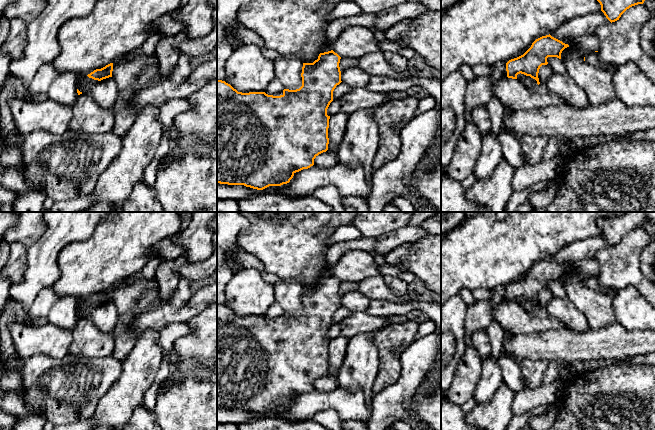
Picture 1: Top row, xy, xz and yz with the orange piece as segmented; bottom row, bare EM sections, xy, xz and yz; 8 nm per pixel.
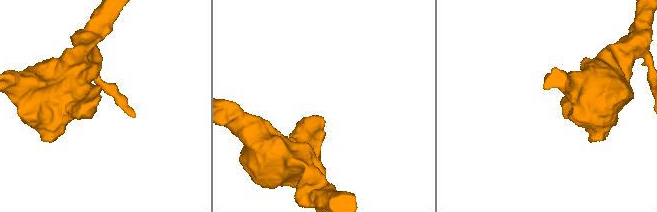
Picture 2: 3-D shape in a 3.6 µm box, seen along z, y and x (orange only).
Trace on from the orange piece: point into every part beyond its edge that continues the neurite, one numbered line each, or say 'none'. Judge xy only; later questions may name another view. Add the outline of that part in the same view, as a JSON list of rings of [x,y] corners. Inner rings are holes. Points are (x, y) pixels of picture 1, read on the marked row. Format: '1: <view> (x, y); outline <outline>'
none

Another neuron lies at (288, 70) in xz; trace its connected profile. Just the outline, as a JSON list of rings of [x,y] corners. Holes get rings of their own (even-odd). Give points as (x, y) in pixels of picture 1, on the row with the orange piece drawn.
[[[280,56],[274,61],[274,71],[284,89],[296,90],[302,86],[303,61],[298,57]]]

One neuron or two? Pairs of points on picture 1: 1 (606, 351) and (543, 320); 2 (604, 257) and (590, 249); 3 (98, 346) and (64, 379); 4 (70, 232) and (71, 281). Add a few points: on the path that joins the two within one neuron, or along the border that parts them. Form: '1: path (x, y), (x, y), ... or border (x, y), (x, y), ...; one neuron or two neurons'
1: border (565, 327), (538, 331), (536, 333); two neurons
2: border (610, 246), (600, 248), (594, 256); two neurons
3: border (70, 353), (86, 357), (109, 356); two neurons
4: border (92, 234), (68, 243), (57, 263); two neurons

